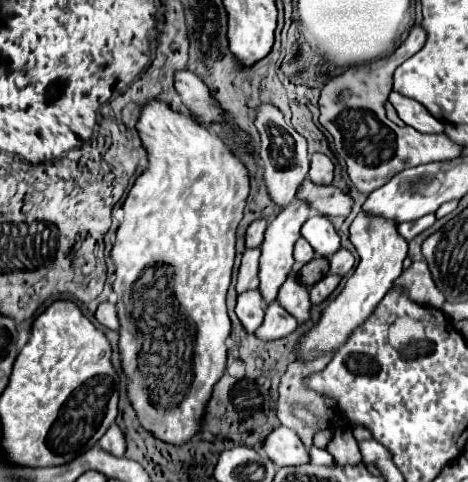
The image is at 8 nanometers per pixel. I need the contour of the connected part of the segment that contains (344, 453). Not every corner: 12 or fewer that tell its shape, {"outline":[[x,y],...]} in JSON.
{"outline":[[349,427],[337,429],[325,451],[339,463],[359,463],[361,453]]}

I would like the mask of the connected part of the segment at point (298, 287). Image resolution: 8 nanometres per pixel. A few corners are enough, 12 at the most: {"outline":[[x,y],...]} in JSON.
{"outline":[[297,271],[281,285],[277,301],[299,321],[309,319],[309,287]]}

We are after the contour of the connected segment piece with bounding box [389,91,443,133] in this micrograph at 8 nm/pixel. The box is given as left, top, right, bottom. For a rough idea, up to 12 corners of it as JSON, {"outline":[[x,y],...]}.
{"outline":[[395,91],[389,101],[399,117],[421,133],[441,133],[443,123],[417,101]]}

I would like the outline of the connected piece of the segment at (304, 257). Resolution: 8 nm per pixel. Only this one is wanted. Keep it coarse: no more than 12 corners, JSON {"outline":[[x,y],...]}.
{"outline":[[303,237],[295,243],[295,265],[303,267],[315,257]]}

